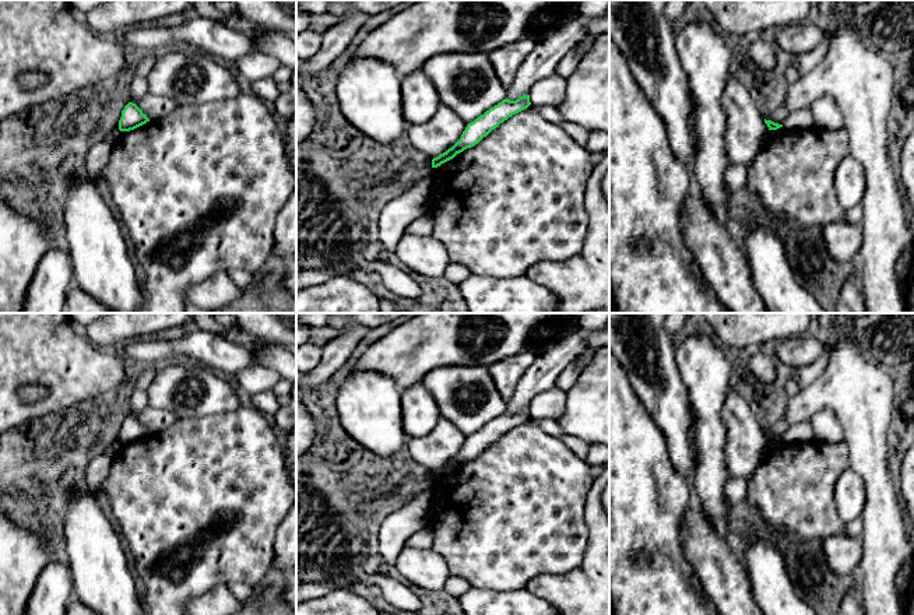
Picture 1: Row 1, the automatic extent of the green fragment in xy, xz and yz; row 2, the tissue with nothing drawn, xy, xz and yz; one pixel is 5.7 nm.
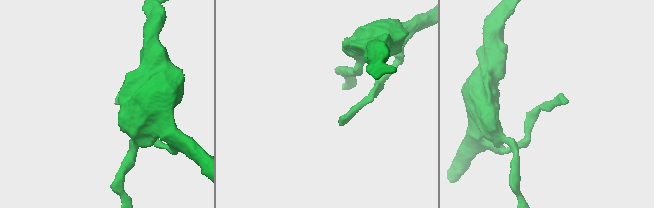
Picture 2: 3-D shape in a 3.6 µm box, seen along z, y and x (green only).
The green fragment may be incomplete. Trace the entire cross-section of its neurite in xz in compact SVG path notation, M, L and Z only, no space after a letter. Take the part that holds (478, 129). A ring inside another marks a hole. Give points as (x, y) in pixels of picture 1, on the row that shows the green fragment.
M523 95L516 101L503 99L484 115L468 123L463 131L460 140L449 148L446 152L432 159L432 168L437 168L442 164L453 159L457 154L478 144L500 123L512 117L513 115L527 109L531 105L530 95Z

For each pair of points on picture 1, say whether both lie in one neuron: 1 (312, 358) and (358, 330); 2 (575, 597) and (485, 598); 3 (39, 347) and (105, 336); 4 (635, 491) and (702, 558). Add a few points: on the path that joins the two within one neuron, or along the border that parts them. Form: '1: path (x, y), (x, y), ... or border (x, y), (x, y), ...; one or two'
1: border (323, 348), (323, 357), (310, 371); two
2: border (526, 589), (545, 600); two
3: border (85, 336), (99, 348); two
4: border (689, 505), (682, 517), (681, 545), (693, 568); two

